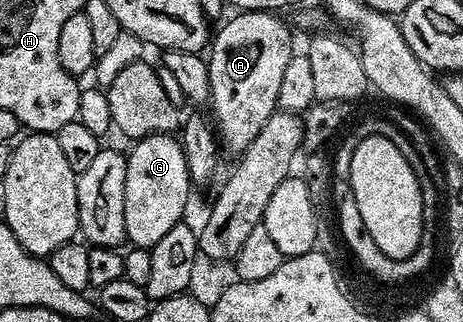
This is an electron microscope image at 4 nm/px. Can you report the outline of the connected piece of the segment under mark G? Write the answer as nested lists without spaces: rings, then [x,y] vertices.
[[[174,135],[144,136],[130,147],[131,152],[126,153],[124,234],[134,247],[151,249],[184,219],[183,211],[187,208],[193,185],[185,166],[183,145]]]

